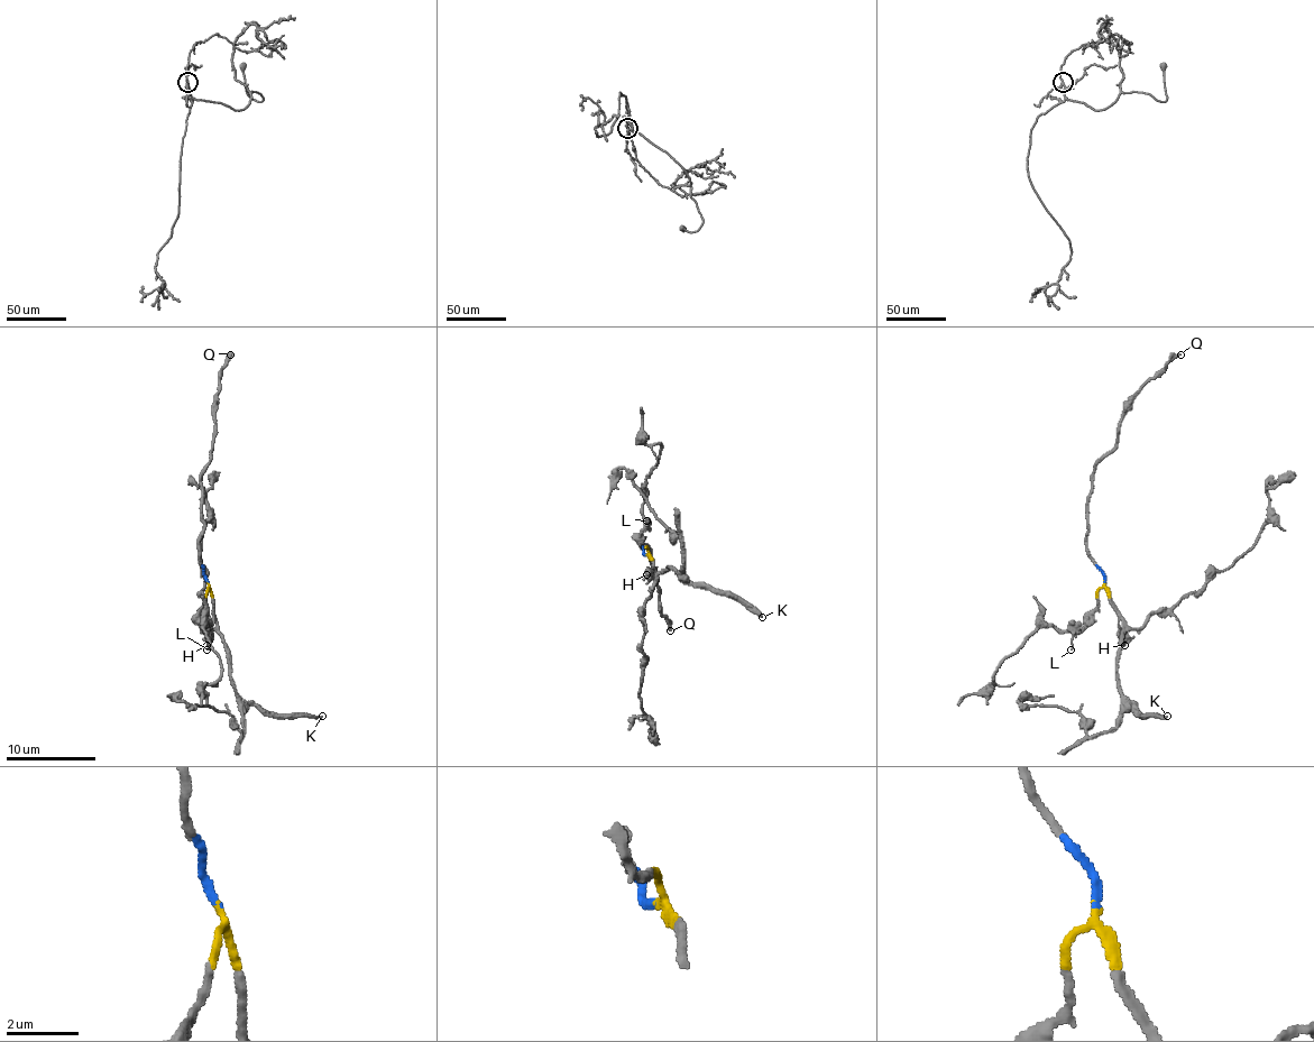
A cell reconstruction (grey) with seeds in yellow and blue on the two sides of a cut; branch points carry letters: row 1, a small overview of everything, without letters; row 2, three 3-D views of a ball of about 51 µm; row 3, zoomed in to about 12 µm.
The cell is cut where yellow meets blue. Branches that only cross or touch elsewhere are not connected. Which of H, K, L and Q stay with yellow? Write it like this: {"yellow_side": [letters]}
{"yellow_side": ["H", "K", "L"]}

